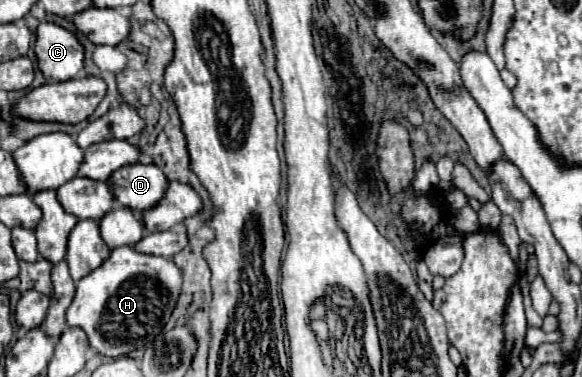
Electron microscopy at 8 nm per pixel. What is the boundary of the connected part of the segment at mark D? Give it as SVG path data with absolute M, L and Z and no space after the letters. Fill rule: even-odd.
M133 163L113 171L107 179L107 185L119 205L133 211L147 211L165 195L167 177L153 163Z

